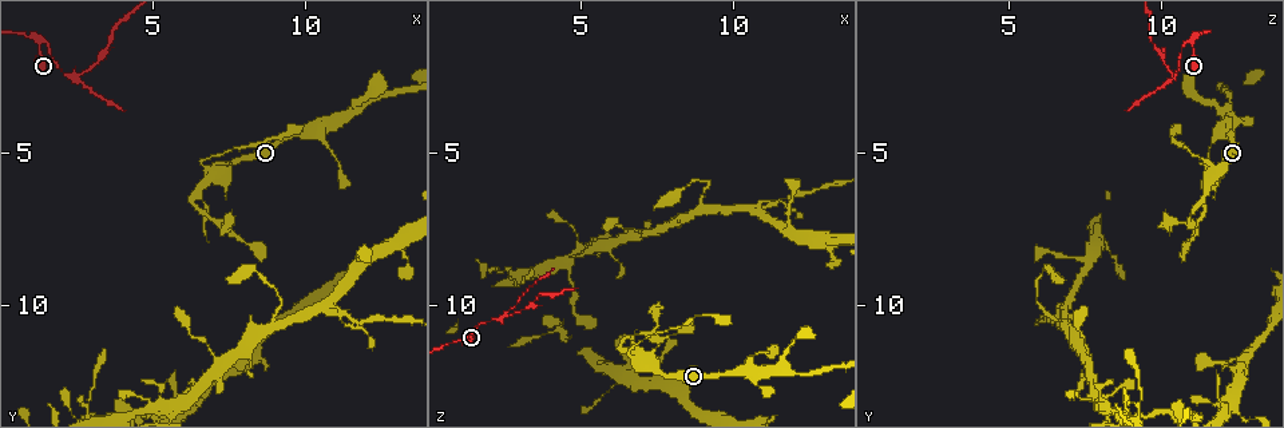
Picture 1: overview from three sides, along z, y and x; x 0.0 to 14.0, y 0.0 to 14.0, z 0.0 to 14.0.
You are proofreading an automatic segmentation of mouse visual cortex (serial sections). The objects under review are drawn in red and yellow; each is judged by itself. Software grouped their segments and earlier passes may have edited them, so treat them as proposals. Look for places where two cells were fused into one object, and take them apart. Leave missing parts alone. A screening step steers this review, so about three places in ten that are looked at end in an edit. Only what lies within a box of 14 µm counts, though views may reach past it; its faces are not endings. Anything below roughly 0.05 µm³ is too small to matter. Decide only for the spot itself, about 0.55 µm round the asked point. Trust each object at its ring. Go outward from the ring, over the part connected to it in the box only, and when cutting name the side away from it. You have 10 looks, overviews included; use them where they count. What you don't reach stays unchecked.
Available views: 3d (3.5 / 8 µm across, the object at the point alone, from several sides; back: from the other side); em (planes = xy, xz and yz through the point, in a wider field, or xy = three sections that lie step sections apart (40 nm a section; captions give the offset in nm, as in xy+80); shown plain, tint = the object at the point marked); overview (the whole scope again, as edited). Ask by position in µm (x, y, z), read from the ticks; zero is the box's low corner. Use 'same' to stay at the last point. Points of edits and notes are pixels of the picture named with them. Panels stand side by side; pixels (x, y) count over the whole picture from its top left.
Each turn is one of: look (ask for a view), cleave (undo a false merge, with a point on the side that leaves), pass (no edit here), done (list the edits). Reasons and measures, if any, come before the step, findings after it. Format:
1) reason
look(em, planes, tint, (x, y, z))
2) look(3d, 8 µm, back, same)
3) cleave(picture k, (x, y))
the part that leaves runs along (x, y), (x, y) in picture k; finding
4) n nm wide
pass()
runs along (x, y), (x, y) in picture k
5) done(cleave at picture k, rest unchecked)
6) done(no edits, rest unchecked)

a fork
look(3d, 3.5 µm, (10.3, 4.3, 12.1))

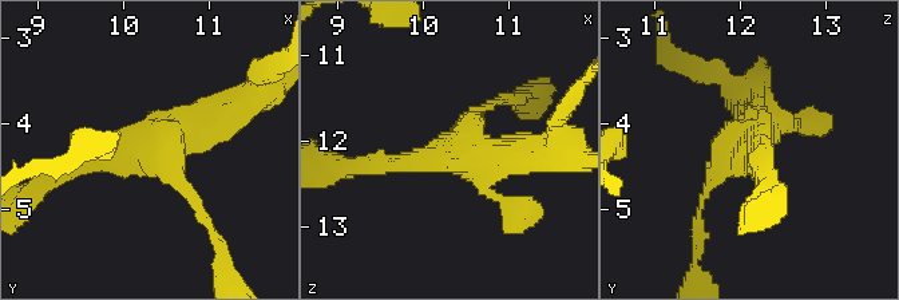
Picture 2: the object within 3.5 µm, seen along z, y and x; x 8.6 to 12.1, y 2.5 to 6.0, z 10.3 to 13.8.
look(em, xy, step 2, plain, (10.25, 4.25, 12.20))

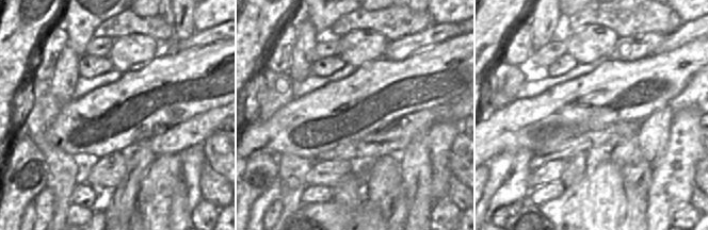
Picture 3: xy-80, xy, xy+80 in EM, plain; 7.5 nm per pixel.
where the object lies
look(em, xy, step 2, tint, same)

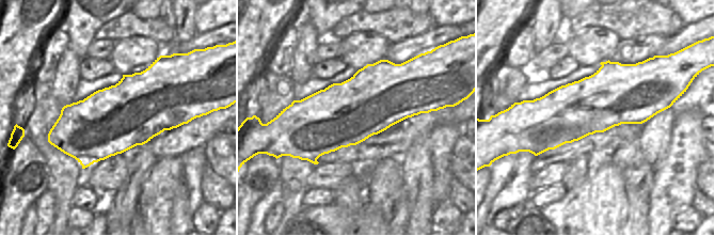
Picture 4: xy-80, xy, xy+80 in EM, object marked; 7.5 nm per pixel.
pass()
runs along (63, 170), (228, 113) in picture 2; continuous, no second cell

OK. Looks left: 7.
abrupt turn
look(3d, 3.5 µm, (6.9, 5.8, 11.8))

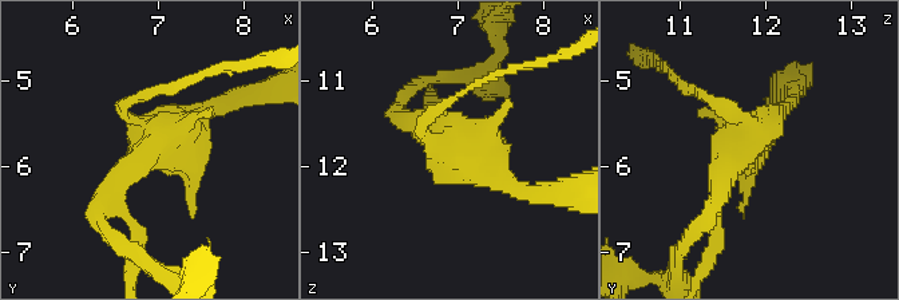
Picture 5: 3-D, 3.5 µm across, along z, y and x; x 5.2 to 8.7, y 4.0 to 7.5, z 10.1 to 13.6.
now the EM
look(em, xy, step 3, tint, (6.95, 5.80, 11.70))

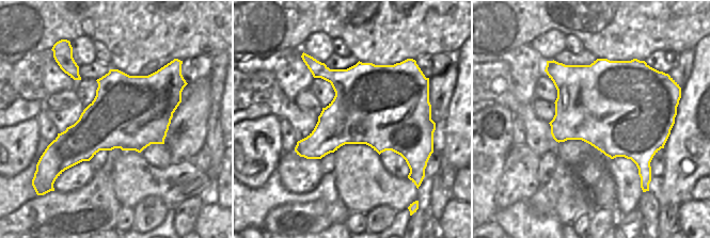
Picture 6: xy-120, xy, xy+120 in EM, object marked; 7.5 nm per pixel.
look(em, xy, step 2, tint, same)

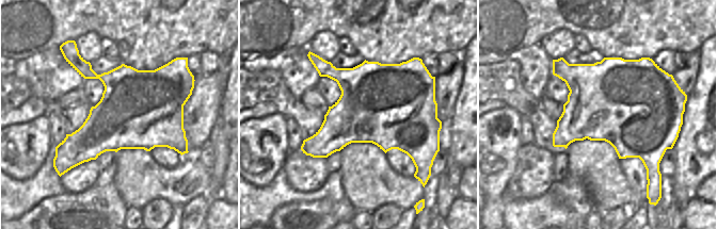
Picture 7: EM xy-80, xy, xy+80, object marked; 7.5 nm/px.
pass()
all the same cell

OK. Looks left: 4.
branch point
look(3d, 8 µm, back, (7.3, 7.4, 11.0))

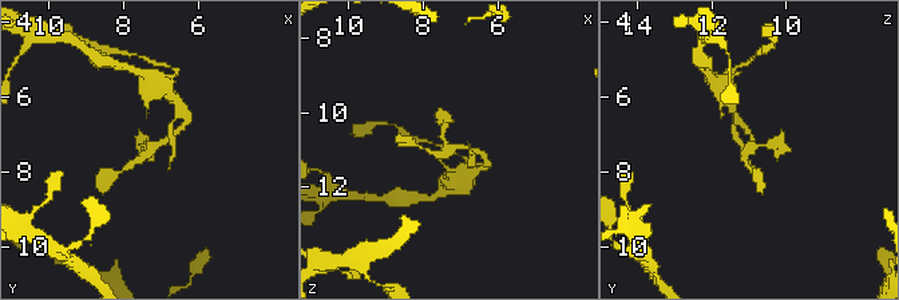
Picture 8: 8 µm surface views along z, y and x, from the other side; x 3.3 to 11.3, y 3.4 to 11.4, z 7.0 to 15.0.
zoom in
look(3d, 3.5 µm, (7.3, 7.4, 11.1))

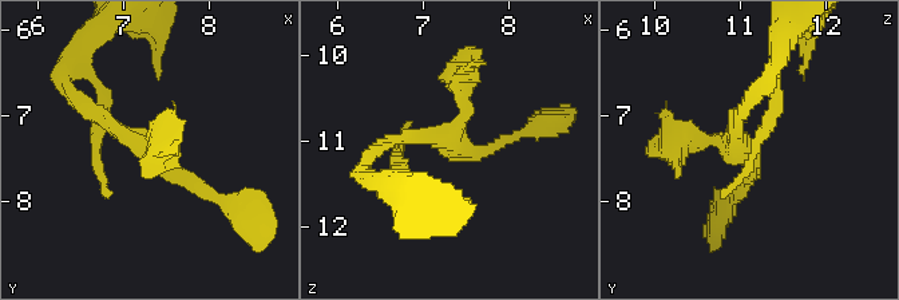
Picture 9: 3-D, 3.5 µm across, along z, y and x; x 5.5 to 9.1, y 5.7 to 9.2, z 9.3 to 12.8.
3 arms; arms of 150, 150, 200 nm; need the tissue
look(em, xy, step 2, tint, (7.30, 7.45, 11.05))

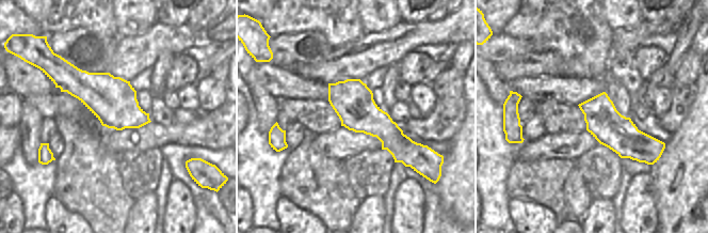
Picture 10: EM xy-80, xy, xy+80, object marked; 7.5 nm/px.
cleave(picture 9, (452, 72))
two cells meet here

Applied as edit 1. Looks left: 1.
done(cleave at picture 9, rest unchecked)

